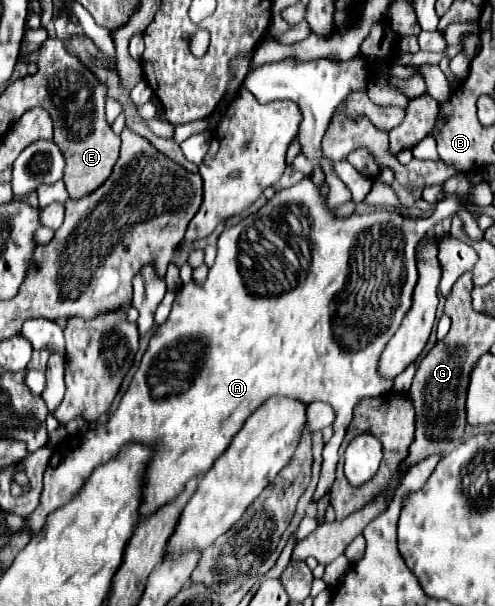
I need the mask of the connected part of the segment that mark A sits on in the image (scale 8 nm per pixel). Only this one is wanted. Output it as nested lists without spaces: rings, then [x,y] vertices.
[[[303,178],[301,182],[309,182],[309,188],[297,188],[295,204],[307,208],[307,220],[311,226],[309,240],[315,244],[311,246],[309,254],[315,258],[311,258],[311,262],[301,262],[303,266],[299,270],[299,278],[295,272],[291,272],[293,276],[289,282],[279,258],[241,258],[243,254],[239,242],[251,220],[241,220],[237,226],[225,228],[217,240],[217,255],[209,269],[207,282],[197,284],[191,280],[177,292],[167,322],[161,324],[151,336],[149,348],[143,354],[143,360],[117,410],[103,426],[87,430],[79,436],[67,436],[59,442],[59,446],[55,446],[49,468],[45,470],[45,488],[39,510],[27,518],[33,532],[43,526],[49,512],[63,506],[79,492],[79,486],[83,486],[87,474],[91,474],[91,468],[109,462],[121,450],[121,446],[129,442],[149,444],[155,448],[153,460],[145,474],[145,496],[139,510],[141,516],[153,514],[159,506],[163,506],[163,502],[175,498],[191,478],[205,474],[227,450],[231,438],[243,428],[245,420],[269,396],[277,394],[293,396],[307,404],[313,398],[335,408],[335,434],[323,450],[323,468],[313,502],[319,502],[331,490],[339,460],[337,452],[353,418],[353,408],[361,398],[383,396],[393,388],[393,380],[379,374],[377,362],[411,306],[411,294],[417,282],[415,246],[429,230],[435,228],[439,220],[435,214],[429,218],[405,218],[393,210],[337,218],[327,206],[327,200],[319,188],[309,178]]]

